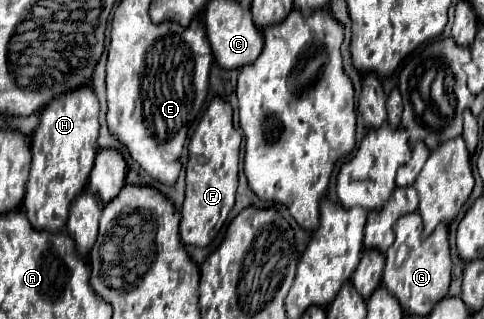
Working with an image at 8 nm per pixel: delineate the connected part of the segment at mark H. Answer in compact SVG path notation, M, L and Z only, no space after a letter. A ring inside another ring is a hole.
M90 85L62 93L40 113L40 125L32 133L32 167L22 207L36 229L60 231L68 219L68 207L88 183L98 151L98 101Z

